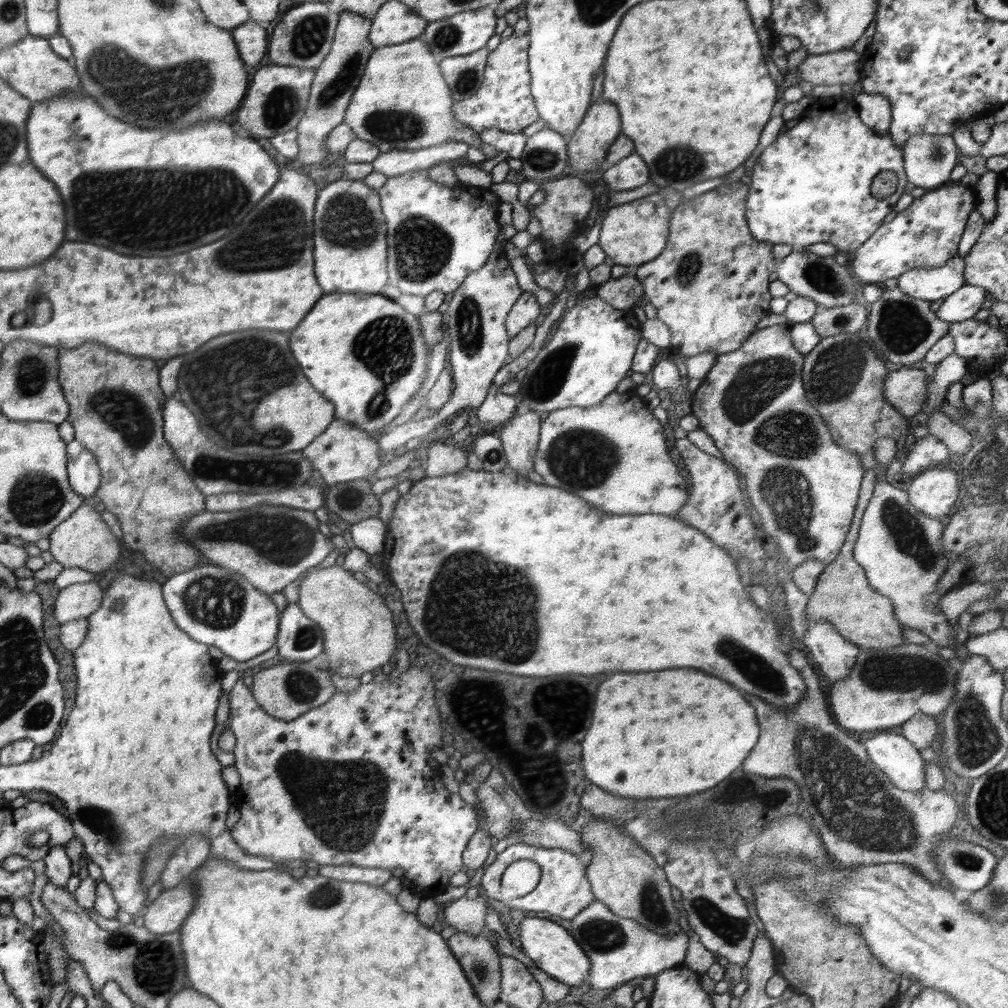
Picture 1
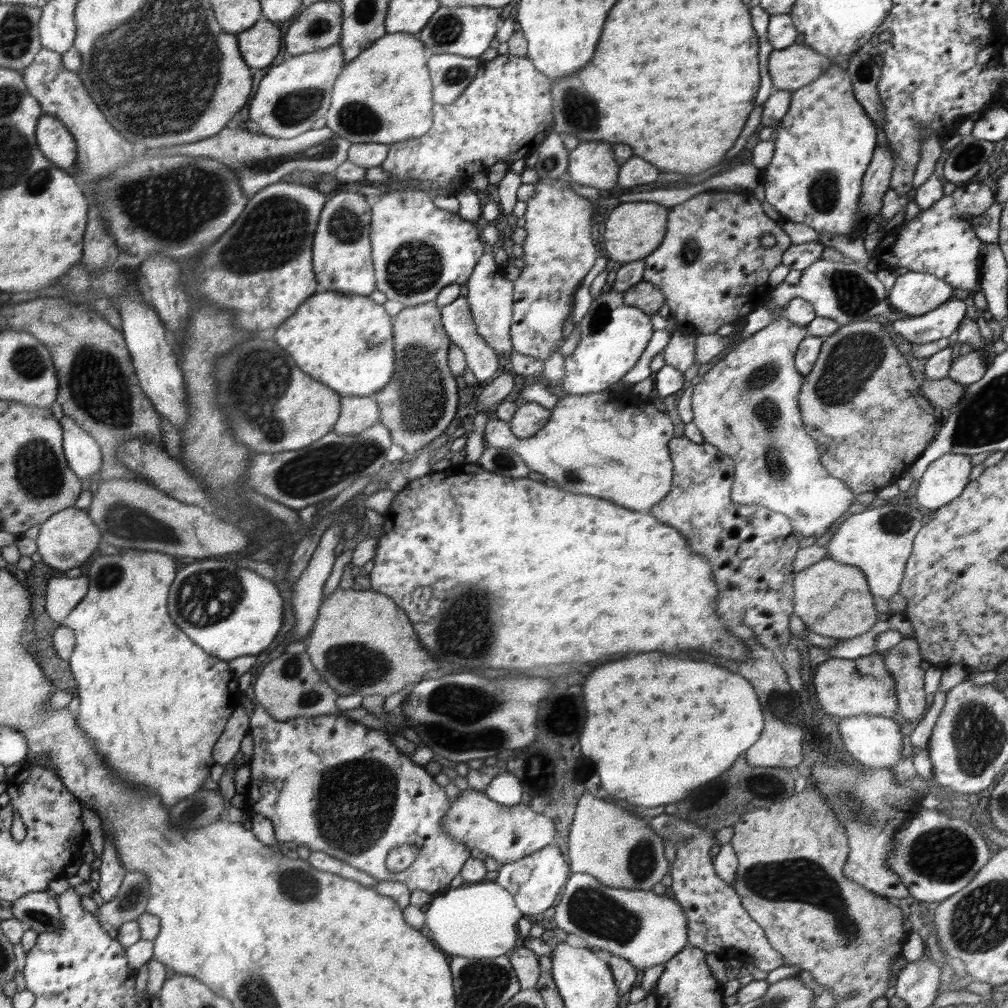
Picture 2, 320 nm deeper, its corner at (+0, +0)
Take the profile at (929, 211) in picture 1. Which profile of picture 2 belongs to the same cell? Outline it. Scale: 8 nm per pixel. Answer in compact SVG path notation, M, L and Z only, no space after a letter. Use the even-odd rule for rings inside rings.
M981 181L968 184L966 187L956 188L950 195L943 195L928 210L922 210L911 221L902 223L896 234L885 234L882 241L873 252L874 258L882 264L883 269L896 271L899 268L916 273L932 274L953 288L972 292L979 285L980 250L982 242L972 228L971 219L984 214L995 200L995 192Z

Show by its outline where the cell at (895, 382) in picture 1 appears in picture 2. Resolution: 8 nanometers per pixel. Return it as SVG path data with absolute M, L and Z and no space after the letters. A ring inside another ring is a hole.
M944 378L942 380L924 380L920 393L931 402L935 408L951 409L962 400L965 386Z

